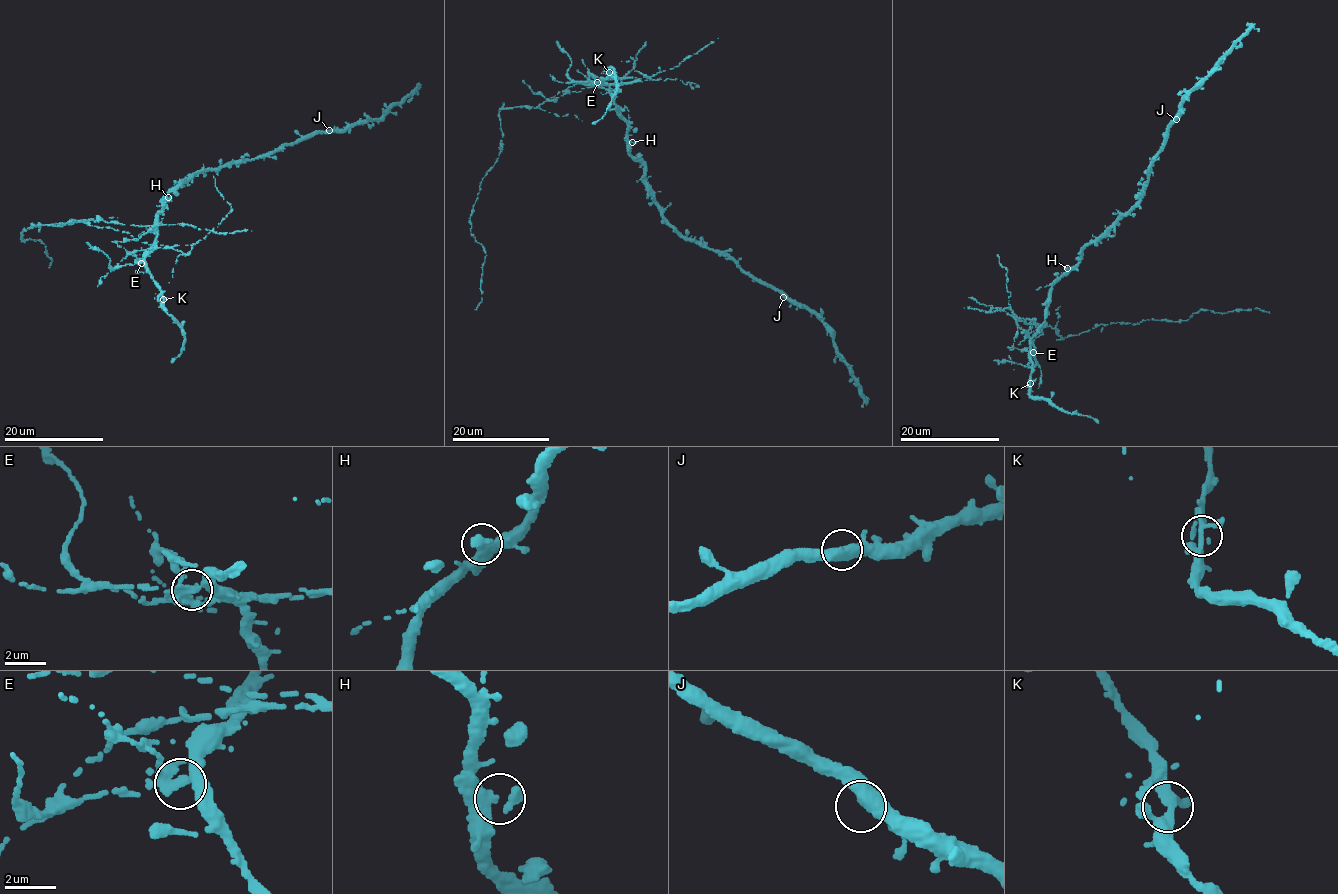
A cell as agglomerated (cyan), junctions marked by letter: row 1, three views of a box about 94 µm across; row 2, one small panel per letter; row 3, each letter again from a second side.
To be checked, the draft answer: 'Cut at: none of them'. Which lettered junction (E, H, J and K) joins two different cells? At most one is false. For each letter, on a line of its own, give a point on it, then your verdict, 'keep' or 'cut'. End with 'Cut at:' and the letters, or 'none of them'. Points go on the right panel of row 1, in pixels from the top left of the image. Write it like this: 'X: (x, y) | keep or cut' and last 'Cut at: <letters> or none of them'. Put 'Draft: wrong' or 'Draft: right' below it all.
E: (1033, 352) | cut
H: (1067, 268) | keep
J: (1176, 119) | keep
K: (1030, 383) | keep
Cut at: E
Draft: wrong

